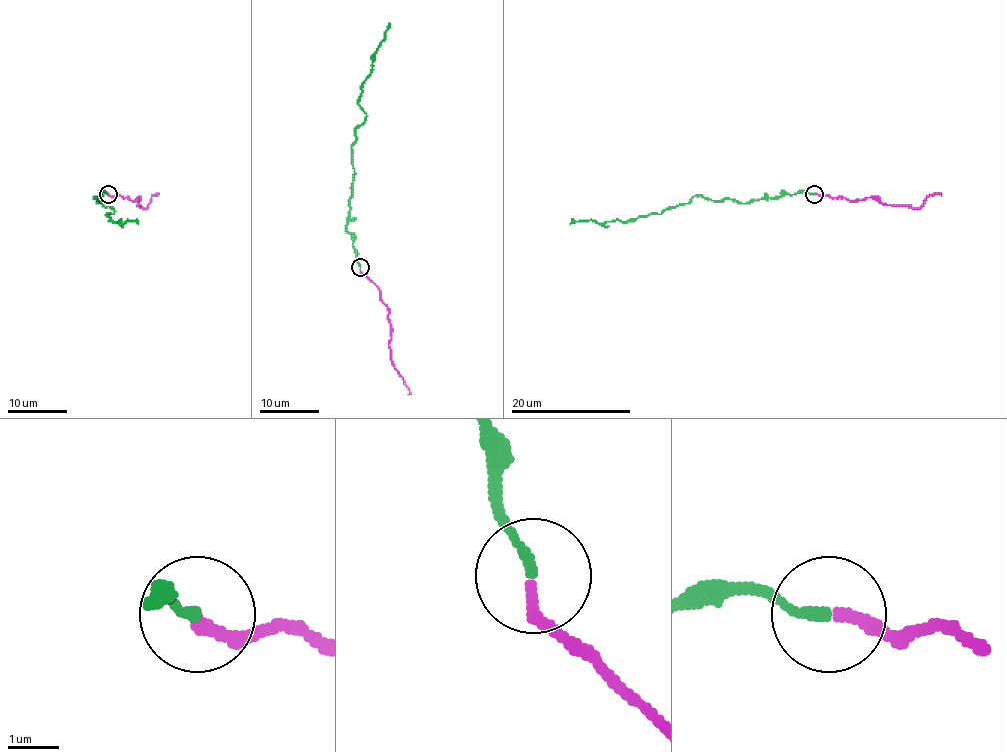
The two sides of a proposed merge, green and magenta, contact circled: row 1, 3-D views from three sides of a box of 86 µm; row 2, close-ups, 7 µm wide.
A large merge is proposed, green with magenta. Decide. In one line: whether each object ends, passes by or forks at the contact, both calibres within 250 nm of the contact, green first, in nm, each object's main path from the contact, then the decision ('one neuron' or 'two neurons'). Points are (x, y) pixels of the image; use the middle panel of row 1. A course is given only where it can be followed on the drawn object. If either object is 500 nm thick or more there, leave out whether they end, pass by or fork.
green ends there; magenta ends there; 190 nm thick on the green side, 240 nm on the other; green runs (360, 267), (346, 229), (351, 147), (366, 114), (358, 105), (363, 81), (390, 23); magenta runs (360, 268), (378, 288), (379, 298), (387, 307), (390, 360), (405, 382), (408, 394); two neurons

